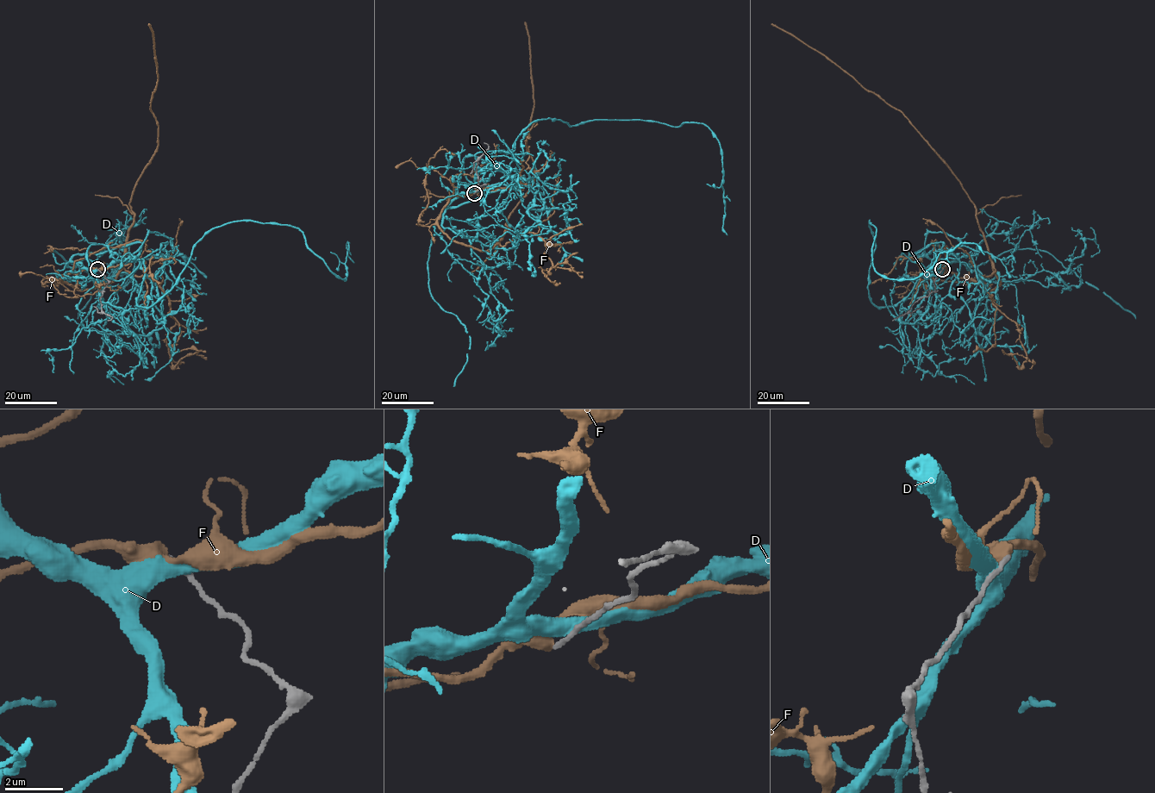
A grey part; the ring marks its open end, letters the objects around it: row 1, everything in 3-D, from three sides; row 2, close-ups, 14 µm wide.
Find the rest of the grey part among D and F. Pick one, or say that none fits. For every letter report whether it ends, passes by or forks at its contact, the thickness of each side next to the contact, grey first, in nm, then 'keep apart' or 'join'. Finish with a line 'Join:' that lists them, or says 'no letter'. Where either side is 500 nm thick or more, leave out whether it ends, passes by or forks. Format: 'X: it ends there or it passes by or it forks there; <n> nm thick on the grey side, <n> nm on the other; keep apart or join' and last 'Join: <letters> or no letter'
D: it passes by; 200 nm thick on the grey side, 480 nm on the other; keep apart
F: it passes by; 160 nm thick on the grey side, 400 nm on the other; keep apart
Join: no letter

